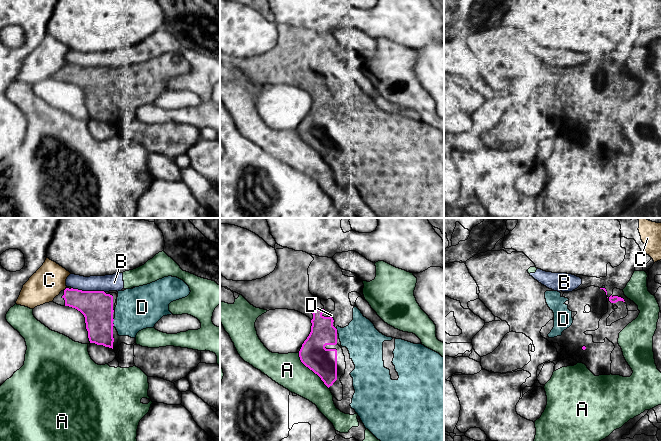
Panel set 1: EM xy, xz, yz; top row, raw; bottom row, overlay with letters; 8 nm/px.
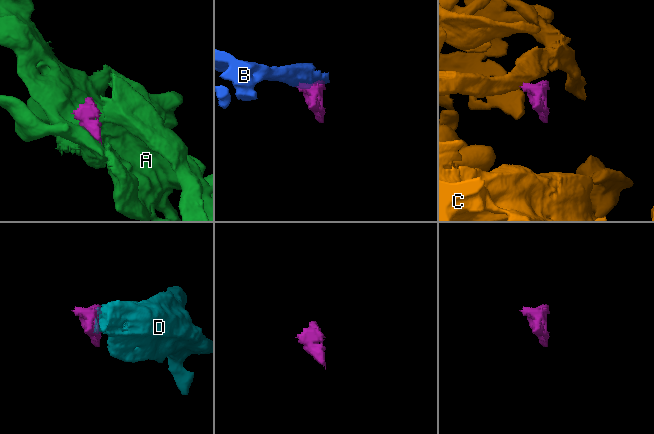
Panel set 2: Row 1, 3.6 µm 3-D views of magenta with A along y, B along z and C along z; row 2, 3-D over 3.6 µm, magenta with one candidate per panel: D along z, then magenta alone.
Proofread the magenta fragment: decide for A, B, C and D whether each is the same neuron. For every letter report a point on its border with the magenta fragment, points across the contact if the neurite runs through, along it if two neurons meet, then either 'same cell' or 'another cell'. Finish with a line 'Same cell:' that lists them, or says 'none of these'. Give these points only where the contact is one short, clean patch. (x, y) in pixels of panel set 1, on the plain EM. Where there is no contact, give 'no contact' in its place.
A: xz (312, 146) | another cell
B: xy (88, 67) | along xy (71, 63), (82, 66), (102, 66), (104, 68) | another cell
C: xy (65, 65) | along xy (66, 64), (64, 66) | another cell
D: xy (112, 98) | same cell
Same cell: D

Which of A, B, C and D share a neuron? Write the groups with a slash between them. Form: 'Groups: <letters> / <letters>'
Groups: A B / C / D

